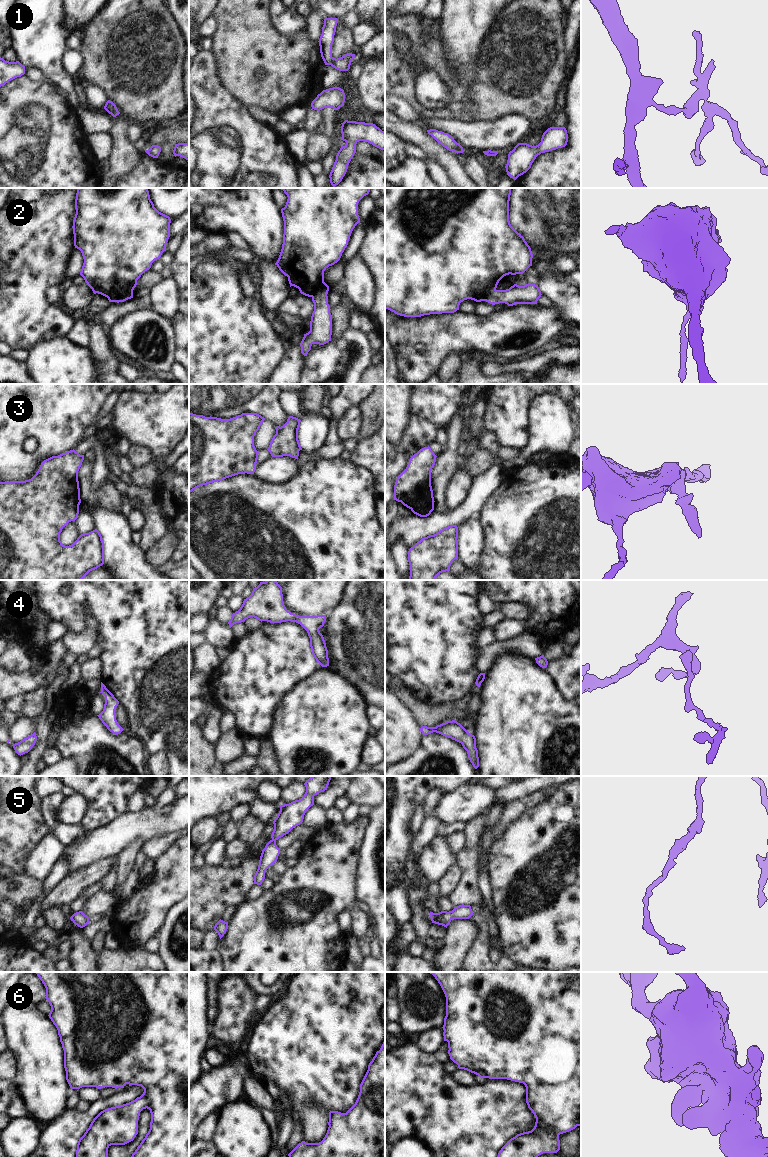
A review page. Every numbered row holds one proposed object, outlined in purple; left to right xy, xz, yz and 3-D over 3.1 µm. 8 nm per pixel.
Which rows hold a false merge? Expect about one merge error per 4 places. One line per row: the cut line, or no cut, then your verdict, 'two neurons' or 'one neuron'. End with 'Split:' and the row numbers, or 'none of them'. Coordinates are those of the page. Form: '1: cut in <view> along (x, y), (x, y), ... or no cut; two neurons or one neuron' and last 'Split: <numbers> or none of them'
1: no cut; one neuron
2: cut in xy along (132, 293), (123, 293), (112, 301); two neurons
3: no cut; one neuron
4: no cut; one neuron
5: no cut; one neuron
6: no cut; one neuron
Split: 2

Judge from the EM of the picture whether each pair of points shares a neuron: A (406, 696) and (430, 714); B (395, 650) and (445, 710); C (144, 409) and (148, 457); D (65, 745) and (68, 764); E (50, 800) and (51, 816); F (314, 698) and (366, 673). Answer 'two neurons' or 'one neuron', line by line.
A: one neuron
B: two neurons
C: two neurons
D: two neurons
E: one neuron
F: two neurons

